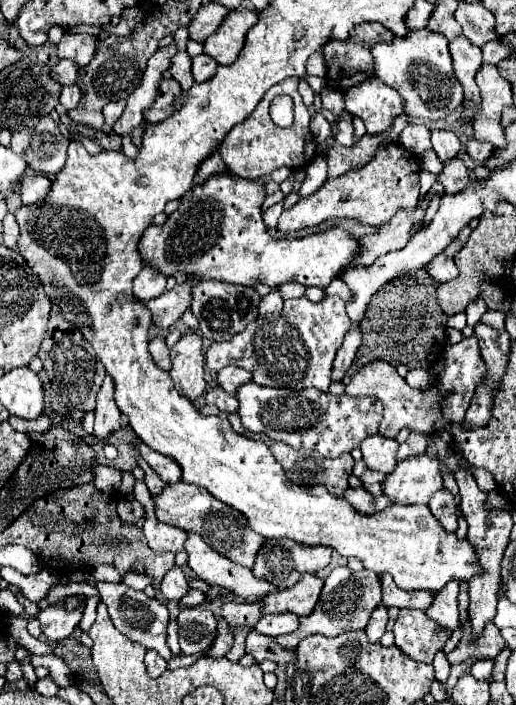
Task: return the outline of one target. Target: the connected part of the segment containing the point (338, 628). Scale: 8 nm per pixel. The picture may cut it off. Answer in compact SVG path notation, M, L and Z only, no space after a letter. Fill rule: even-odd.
M335 567L331 571L331 575L325 579L319 603L315 605L315 611L311 611L309 617L301 617L299 619L299 627L297 631L289 633L289 635L281 635L277 637L277 643L285 645L287 649L293 649L303 637L307 635L327 635L327 637L337 637L345 631L357 631L357 629L365 629L371 617L371 611L381 603L381 583L379 583L379 575L375 575L373 571L359 571L353 573L349 567Z

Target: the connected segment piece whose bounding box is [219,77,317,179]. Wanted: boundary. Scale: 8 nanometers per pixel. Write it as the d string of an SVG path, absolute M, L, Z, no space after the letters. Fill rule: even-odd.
M287 77L285 81L271 87L261 99L261 103L257 105L257 109L243 123L235 125L227 133L227 137L219 147L219 155L231 173L253 179L253 177L263 177L279 167L289 167L289 169L305 167L313 159L317 143L309 131L309 111L297 91L297 85L299 85L299 77ZM275 95L289 95L295 103L295 123L287 129L277 127L269 117L269 105Z

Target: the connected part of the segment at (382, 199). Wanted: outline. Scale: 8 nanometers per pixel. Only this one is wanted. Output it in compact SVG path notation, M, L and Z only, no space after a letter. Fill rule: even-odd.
M383 145L377 155L361 169L347 171L333 181L327 181L317 193L301 197L291 209L285 209L279 217L277 229L297 231L305 227L315 227L325 219L355 219L361 225L385 225L399 209L411 209L419 201L419 165L413 153L405 151L401 145Z

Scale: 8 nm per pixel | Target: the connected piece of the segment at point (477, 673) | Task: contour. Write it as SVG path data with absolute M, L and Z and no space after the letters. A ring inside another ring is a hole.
M477 661L477 663L471 667L471 675L473 675L475 679L481 679L481 681L489 681L491 671L493 671L493 663L491 663L491 661Z

